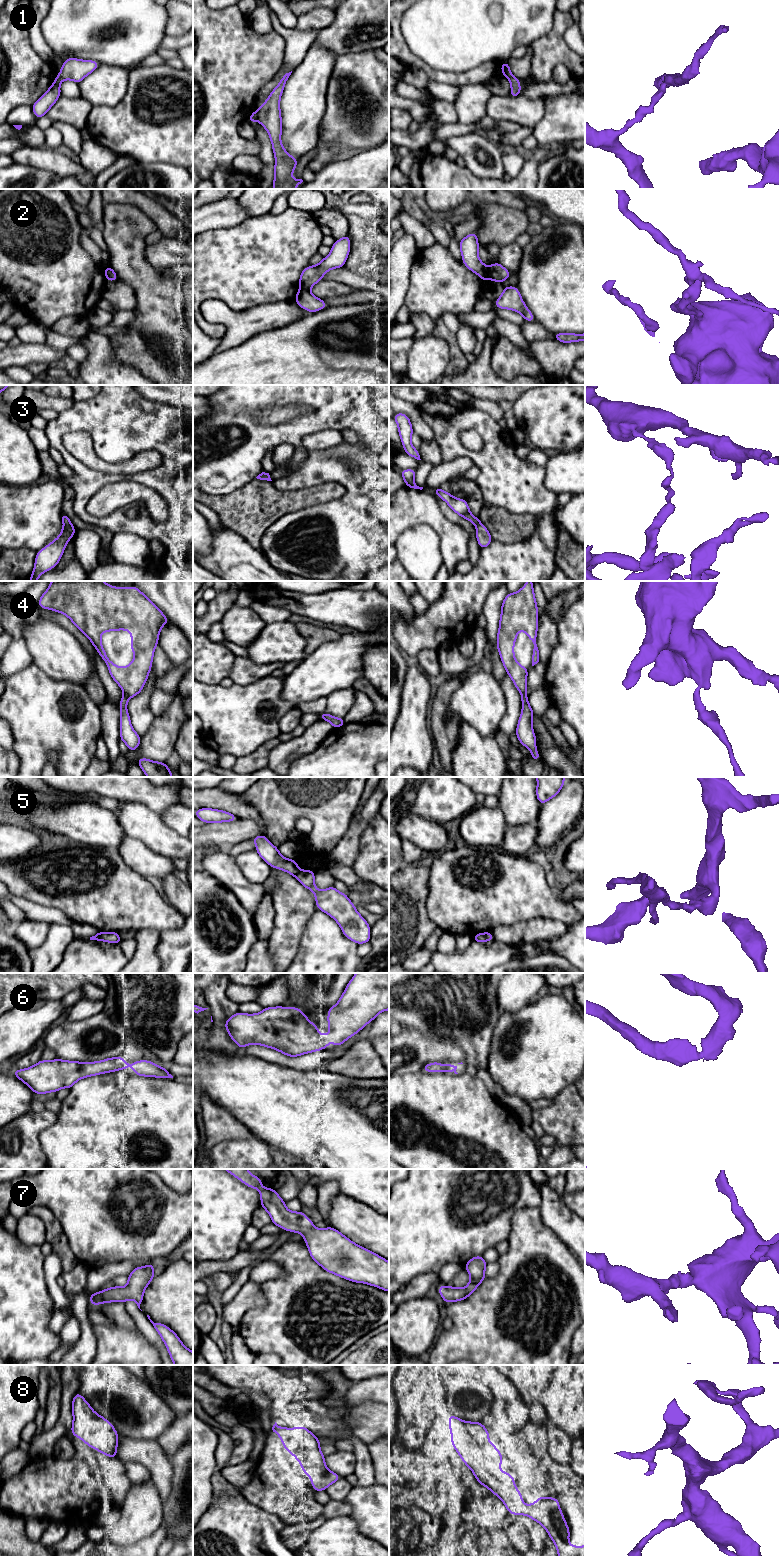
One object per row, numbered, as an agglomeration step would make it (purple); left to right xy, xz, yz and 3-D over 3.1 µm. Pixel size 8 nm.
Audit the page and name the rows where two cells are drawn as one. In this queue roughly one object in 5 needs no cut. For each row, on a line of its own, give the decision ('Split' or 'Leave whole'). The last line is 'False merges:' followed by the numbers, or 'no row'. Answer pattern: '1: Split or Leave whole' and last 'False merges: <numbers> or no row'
1: Split
2: Split
3: Split
4: Split
5: Split
6: Leave whole
7: Leave whole
8: Leave whole
False merges: 1, 2, 3, 4, 5

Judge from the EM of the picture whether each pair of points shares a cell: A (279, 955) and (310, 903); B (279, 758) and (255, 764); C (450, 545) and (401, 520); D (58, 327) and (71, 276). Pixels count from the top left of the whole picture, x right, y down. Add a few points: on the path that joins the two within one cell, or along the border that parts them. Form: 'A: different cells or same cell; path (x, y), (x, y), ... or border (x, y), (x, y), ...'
A: same cell; path (284, 942), (286, 936), (306, 916)
B: different cells; border (281, 742), (270, 751), (267, 766)
C: same cell; path (445, 531), (431, 517), (415, 517)
D: different cells; border (83, 315), (66, 315), (50, 326)

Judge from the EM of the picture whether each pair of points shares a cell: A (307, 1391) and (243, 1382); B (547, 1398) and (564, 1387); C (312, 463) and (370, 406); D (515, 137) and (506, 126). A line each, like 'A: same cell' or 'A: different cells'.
A: same cell
B: same cell
C: different cells
D: different cells

